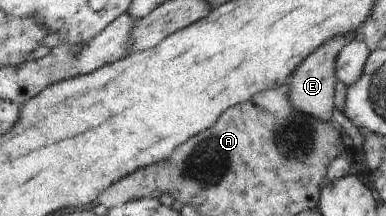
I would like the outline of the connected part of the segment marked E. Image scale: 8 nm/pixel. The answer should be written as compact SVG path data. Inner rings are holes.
M357 35L329 38L325 44L321 44L315 52L311 52L305 60L297 65L297 68L286 80L287 100L295 112L311 116L311 118L321 120L321 122L331 122L331 108L334 107L333 84L337 81L335 78L335 56L354 37Z

